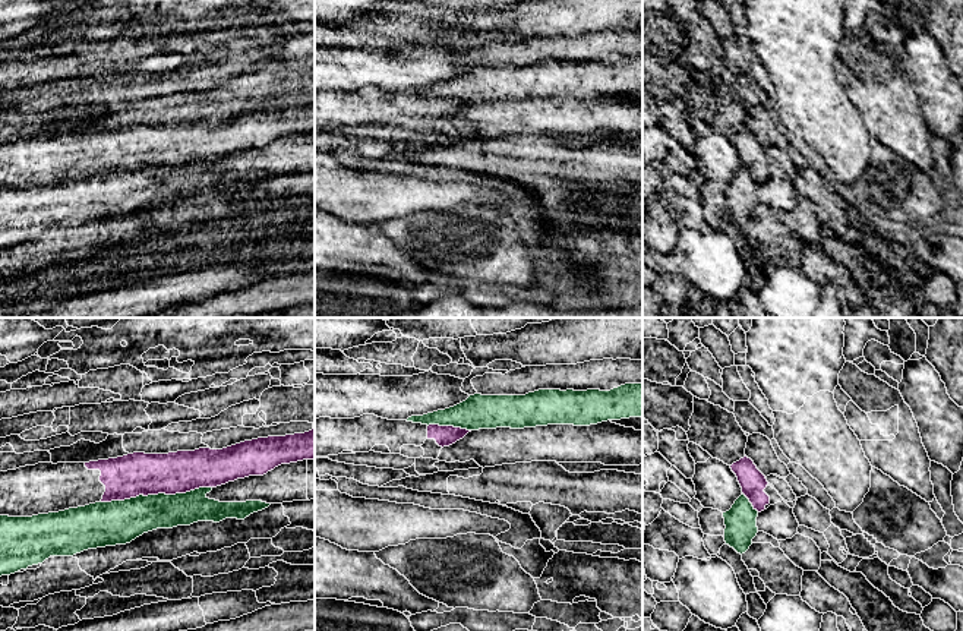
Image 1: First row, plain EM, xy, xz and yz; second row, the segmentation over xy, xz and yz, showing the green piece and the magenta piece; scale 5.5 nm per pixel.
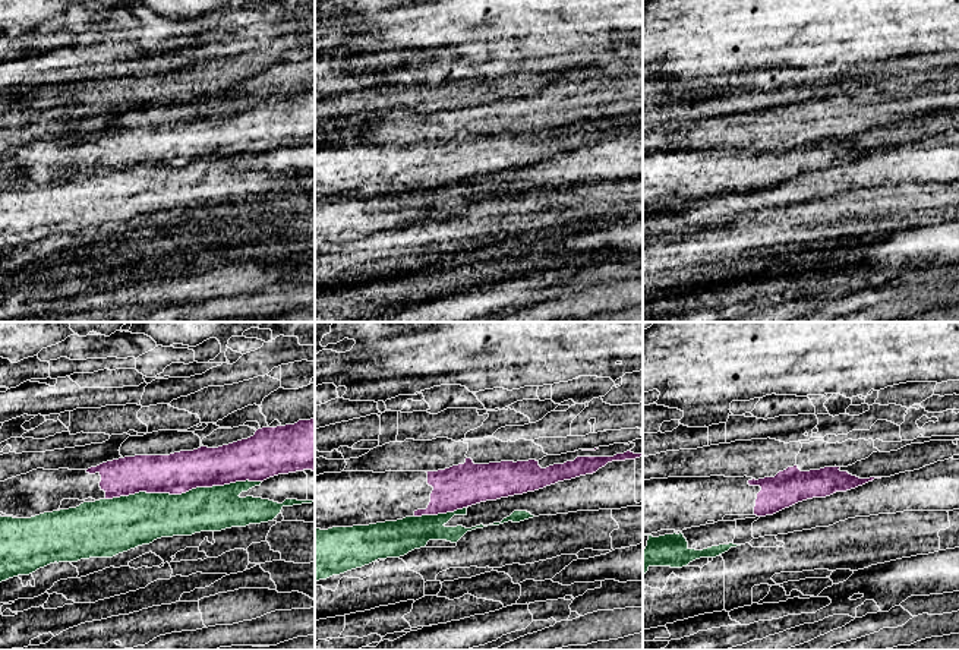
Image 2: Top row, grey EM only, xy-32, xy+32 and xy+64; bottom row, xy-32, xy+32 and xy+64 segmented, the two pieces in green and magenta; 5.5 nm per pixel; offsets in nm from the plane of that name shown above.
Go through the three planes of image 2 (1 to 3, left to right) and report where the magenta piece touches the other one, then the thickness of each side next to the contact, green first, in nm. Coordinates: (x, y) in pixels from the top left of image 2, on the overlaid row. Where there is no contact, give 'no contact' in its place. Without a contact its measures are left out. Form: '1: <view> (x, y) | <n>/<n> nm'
1: xy-32 (183, 494) | 280/220 nm
2: xy+32 (439, 514) | 190/240 nm
3: no contact

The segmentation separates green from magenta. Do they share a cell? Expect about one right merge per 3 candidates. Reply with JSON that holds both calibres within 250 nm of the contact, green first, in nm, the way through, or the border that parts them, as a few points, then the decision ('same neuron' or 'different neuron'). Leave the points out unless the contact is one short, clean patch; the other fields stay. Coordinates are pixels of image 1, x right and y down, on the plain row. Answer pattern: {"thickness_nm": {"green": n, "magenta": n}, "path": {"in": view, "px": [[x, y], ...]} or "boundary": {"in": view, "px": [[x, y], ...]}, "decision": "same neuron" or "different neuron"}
{"thickness_nm": {"green": 240, "magenta": 240}, "decision": "different neuron"}

